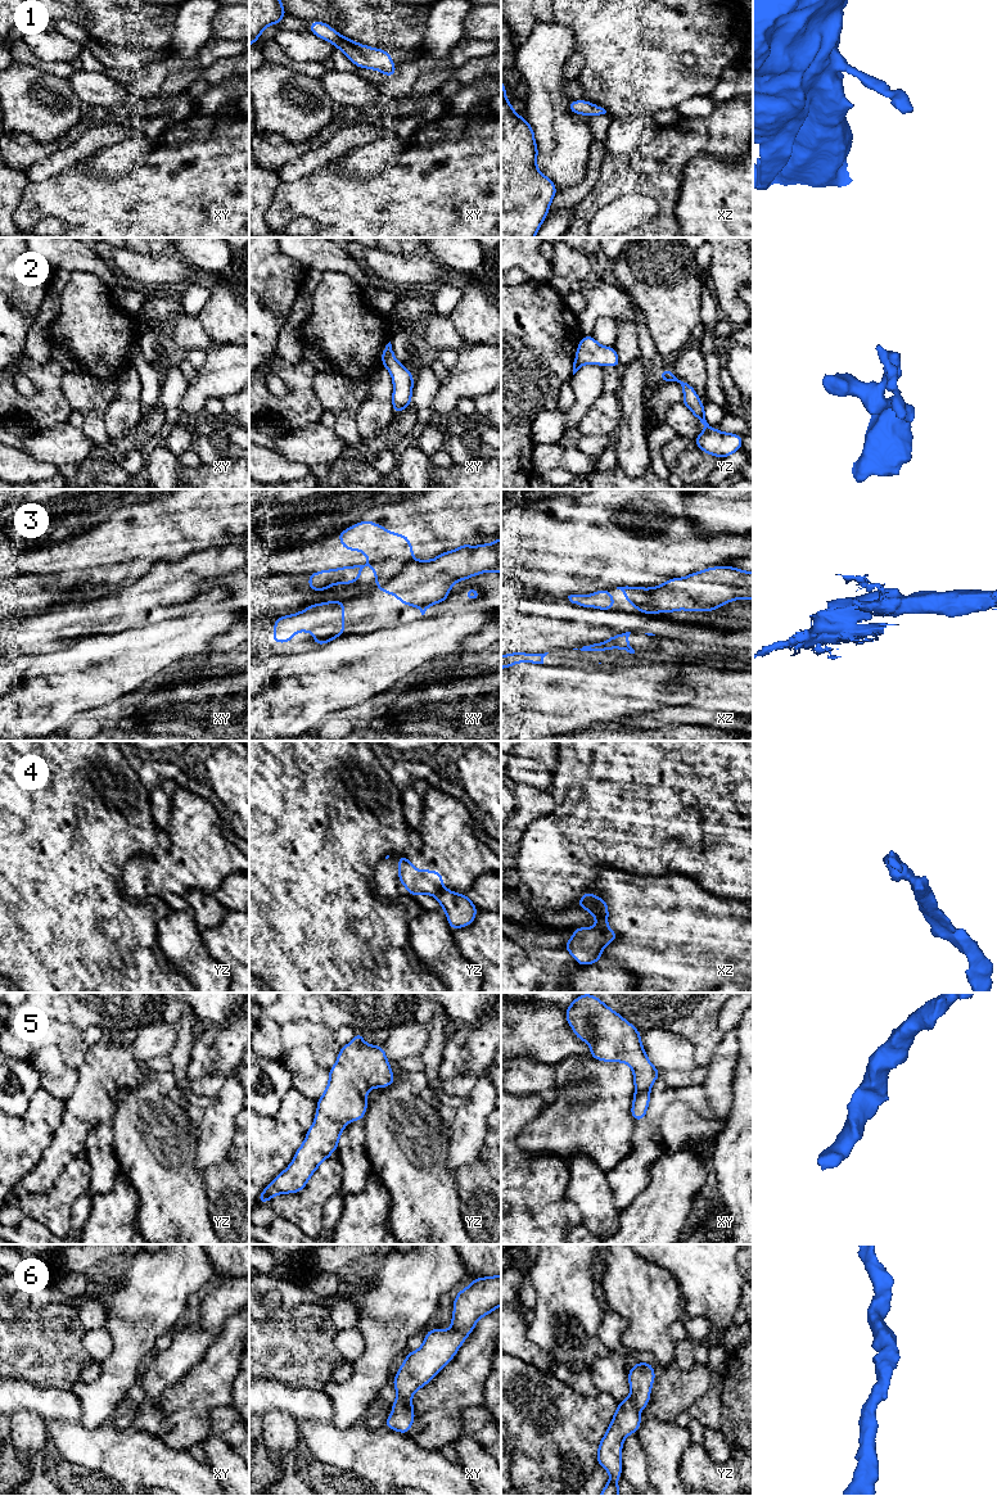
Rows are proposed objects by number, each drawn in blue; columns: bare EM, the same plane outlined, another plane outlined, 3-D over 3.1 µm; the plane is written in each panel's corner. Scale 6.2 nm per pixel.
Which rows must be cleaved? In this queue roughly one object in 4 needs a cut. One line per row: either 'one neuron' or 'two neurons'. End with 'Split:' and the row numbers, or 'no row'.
1: one neuron
2: one neuron
3: two neurons
4: one neuron
5: one neuron
6: one neuron
Split: 3

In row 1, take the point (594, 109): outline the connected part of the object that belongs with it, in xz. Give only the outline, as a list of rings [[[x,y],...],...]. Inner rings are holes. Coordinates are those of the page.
[[[572,100],[568,105],[568,110],[570,113],[578,113],[582,116],[600,116],[605,114],[606,110],[594,103],[588,103],[587,100]]]

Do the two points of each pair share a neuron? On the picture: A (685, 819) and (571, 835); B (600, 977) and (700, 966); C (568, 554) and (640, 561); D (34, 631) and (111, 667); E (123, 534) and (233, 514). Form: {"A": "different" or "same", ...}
{"A": "same", "B": "different", "C": "same", "D": "different", "E": "same"}

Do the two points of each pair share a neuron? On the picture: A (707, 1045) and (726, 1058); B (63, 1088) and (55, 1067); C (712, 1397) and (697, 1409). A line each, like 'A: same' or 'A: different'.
A: different
B: same
C: same

